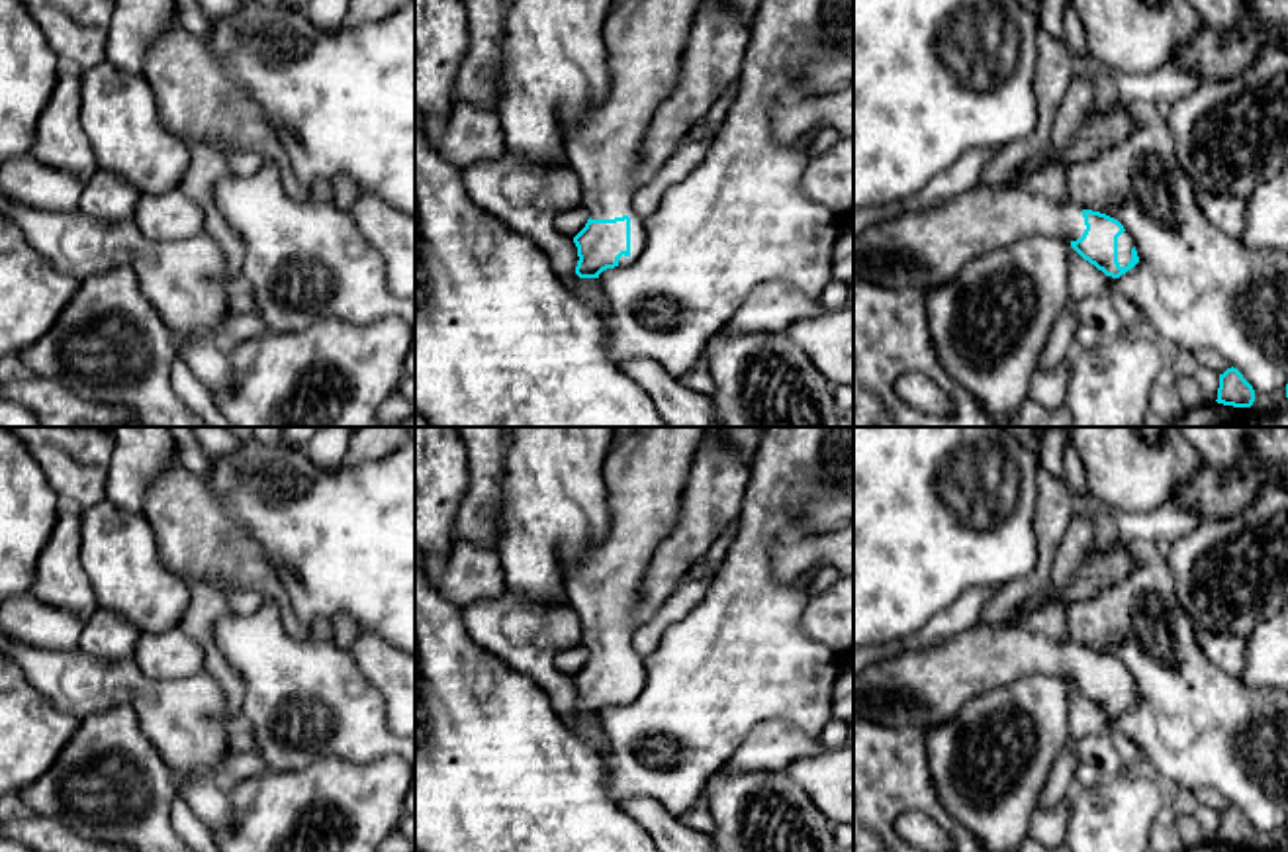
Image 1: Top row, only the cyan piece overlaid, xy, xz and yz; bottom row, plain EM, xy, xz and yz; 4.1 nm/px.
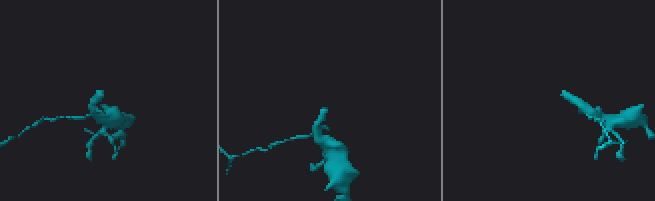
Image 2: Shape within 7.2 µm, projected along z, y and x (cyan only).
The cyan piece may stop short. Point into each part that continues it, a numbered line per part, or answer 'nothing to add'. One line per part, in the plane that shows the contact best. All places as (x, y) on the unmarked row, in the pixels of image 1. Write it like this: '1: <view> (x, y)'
1: xz (644, 473)

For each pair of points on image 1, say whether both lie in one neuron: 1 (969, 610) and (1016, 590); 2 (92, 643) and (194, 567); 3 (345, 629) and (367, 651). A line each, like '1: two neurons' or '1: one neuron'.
1: two neurons
2: two neurons
3: two neurons

